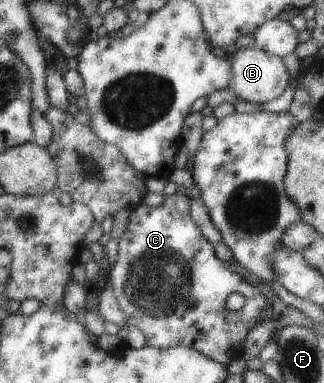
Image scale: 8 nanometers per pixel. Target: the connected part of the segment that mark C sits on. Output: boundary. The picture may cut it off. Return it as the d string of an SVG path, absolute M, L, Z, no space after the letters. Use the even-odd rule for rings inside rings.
M184 189L164 196L160 206L148 206L142 202L132 210L126 231L118 239L116 263L104 273L110 275L119 307L127 318L126 325L138 328L144 334L146 344L163 349L173 346L193 348L226 366L242 355L242 343L256 322L271 318L271 302L252 283L232 271L226 261L216 256L212 244L190 217L191 199ZM233 292L246 298L244 306L237 311L225 308L226 298Z

